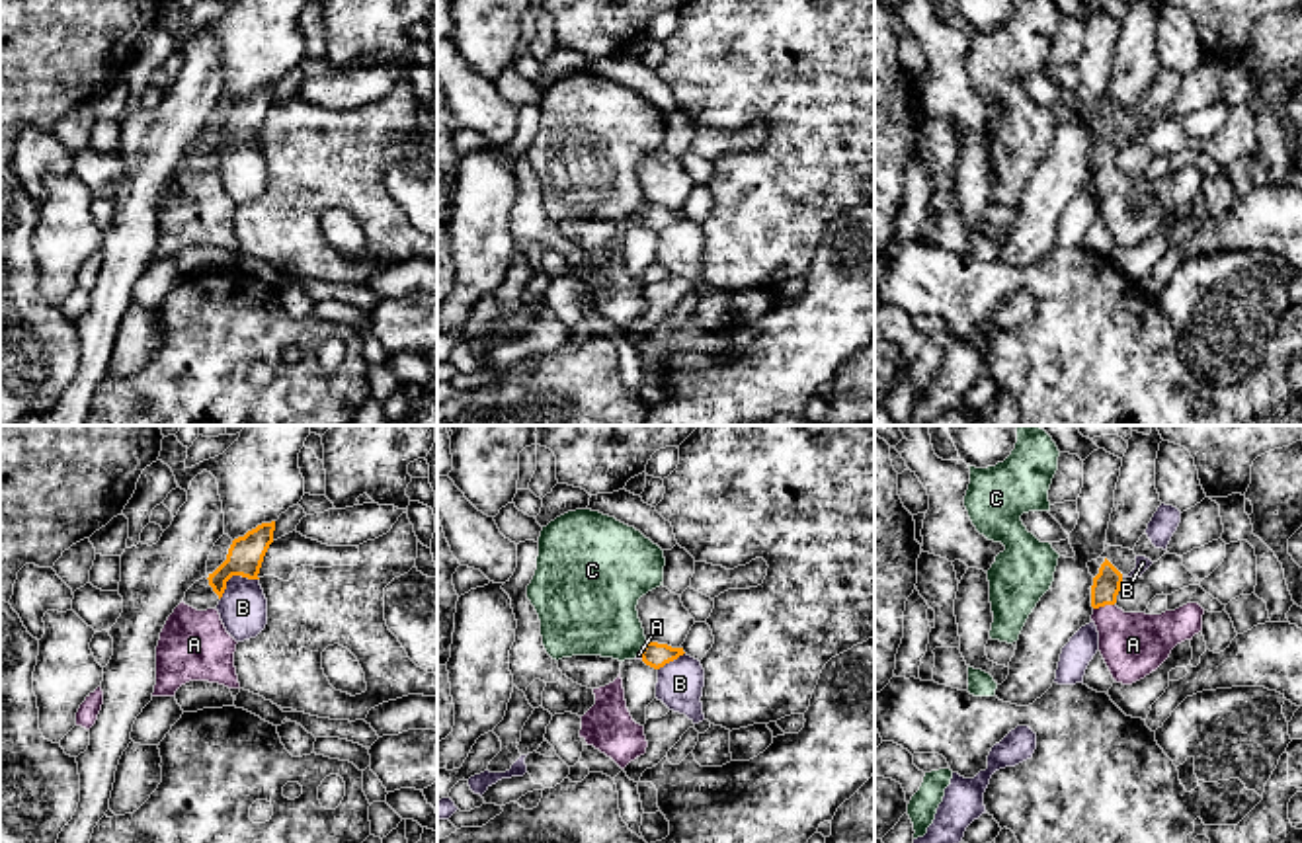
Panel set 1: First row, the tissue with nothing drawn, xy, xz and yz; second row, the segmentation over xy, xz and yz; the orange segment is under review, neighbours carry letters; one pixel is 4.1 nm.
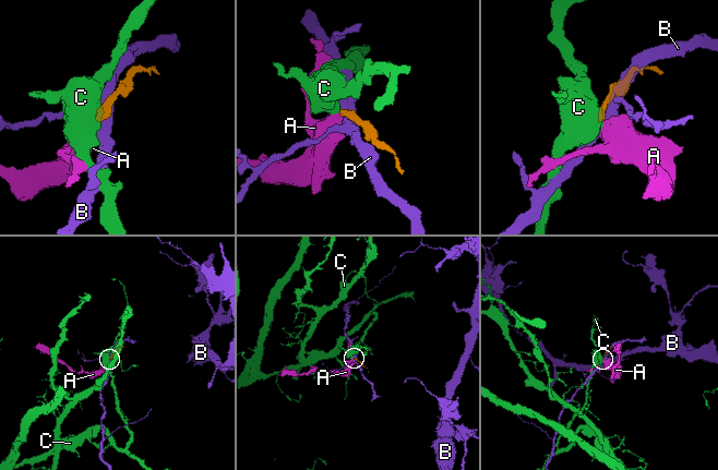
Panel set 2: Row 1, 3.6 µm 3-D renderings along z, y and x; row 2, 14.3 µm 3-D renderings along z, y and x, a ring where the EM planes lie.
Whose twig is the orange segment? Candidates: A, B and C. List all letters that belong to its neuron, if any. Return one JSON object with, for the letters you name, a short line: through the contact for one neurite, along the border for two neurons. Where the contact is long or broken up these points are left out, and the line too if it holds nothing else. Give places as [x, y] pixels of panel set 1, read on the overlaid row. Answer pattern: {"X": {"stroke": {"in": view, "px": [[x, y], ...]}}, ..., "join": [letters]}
{"A": {"stroke": {"in": "yz", "px": [[1105, 588], [1103, 605], [1105, 615], [1133, 644]]}}, "join": ["A"]}

